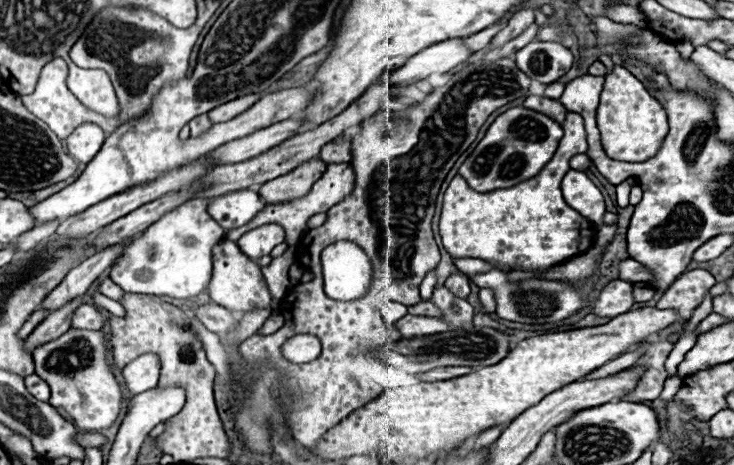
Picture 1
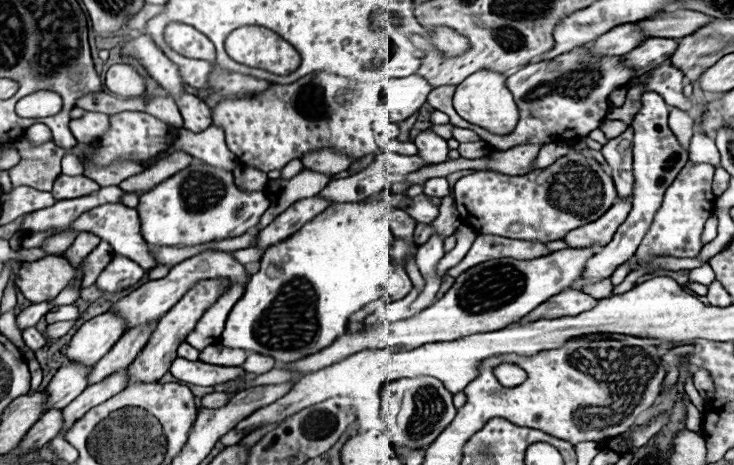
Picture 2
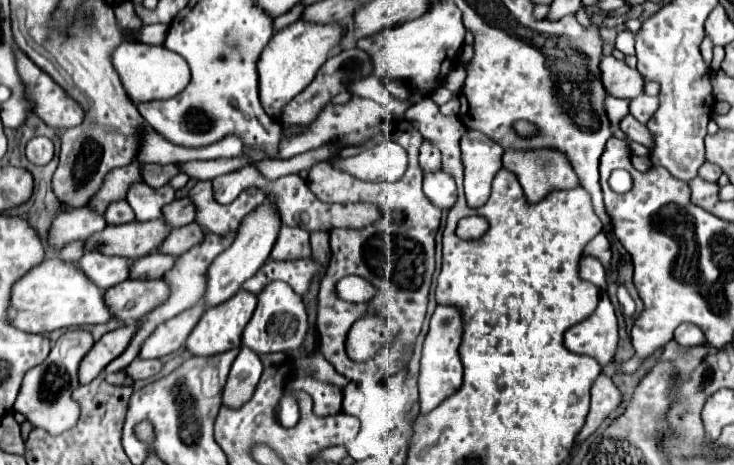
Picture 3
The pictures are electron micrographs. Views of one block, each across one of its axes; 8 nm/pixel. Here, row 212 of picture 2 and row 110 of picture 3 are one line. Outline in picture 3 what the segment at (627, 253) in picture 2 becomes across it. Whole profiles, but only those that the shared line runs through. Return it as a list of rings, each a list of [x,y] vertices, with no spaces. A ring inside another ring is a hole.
[[[640,94],[630,100],[630,114],[640,122],[648,122],[648,118],[652,118],[652,114],[656,112],[656,106],[658,106],[658,98]]]

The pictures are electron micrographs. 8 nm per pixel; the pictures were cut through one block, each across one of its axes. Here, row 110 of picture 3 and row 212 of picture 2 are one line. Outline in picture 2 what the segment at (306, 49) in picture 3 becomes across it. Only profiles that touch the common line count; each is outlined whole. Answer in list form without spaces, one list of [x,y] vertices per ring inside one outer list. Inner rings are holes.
[[[304,168],[300,174],[296,174],[290,180],[276,180],[276,182],[268,184],[268,188],[264,192],[266,192],[268,200],[270,200],[270,208],[260,218],[260,224],[256,226],[256,230],[262,230],[264,226],[268,226],[280,212],[290,208],[294,202],[298,202],[302,198],[316,196],[328,182],[330,182],[328,176]],[[272,188],[282,188],[282,190],[272,192]]]

